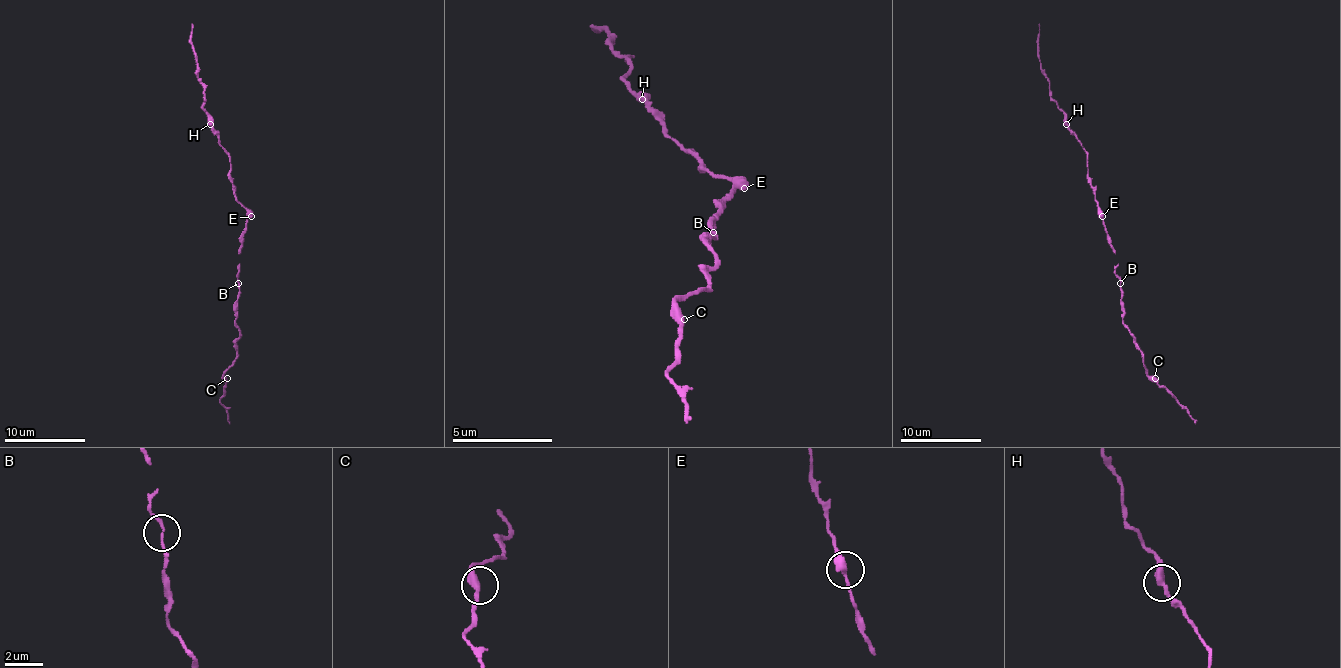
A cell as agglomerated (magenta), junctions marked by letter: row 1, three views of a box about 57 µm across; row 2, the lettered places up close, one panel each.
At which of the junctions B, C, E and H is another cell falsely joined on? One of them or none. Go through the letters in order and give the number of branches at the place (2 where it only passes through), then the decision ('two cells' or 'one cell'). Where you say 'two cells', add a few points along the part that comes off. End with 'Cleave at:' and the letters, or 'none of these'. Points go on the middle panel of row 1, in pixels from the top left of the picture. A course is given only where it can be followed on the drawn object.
B: 2 | one cell
C: 2 | one cell
E: 2 | one cell
H: 2 | one cell
Cleave at: none of these

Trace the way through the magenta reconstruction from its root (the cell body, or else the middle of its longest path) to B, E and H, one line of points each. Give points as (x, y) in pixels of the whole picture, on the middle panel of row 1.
B: (729, 193), (724, 198), (724, 208), (714, 218), (714, 234)
E: (729, 193), (734, 188), (744, 188)
H: (729, 193), (734, 183), (704, 168), (704, 163), (663, 128), (663, 123), (643, 98)

